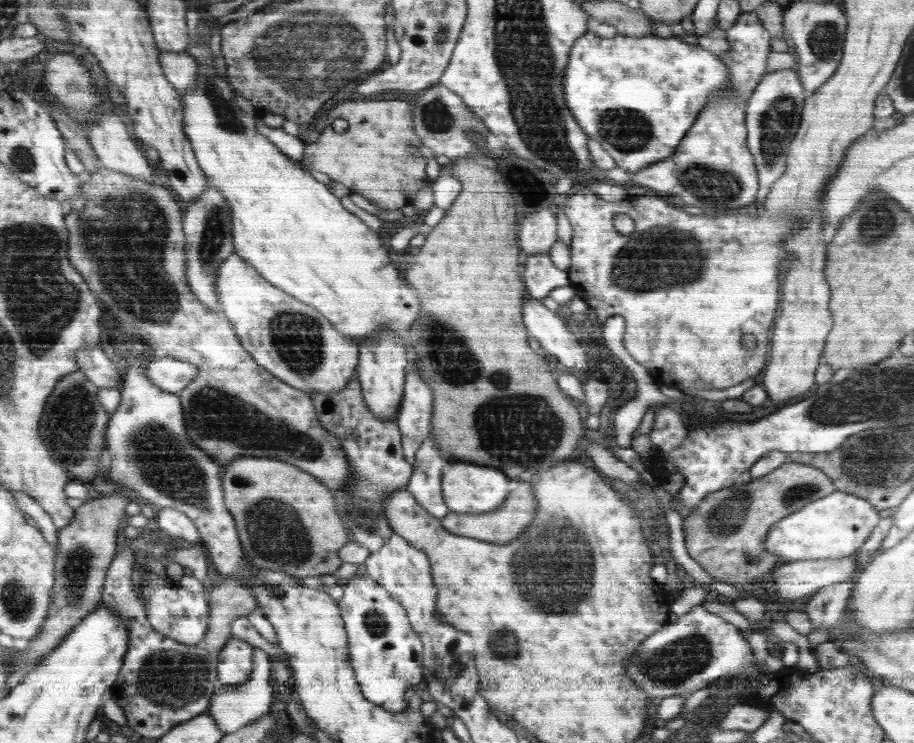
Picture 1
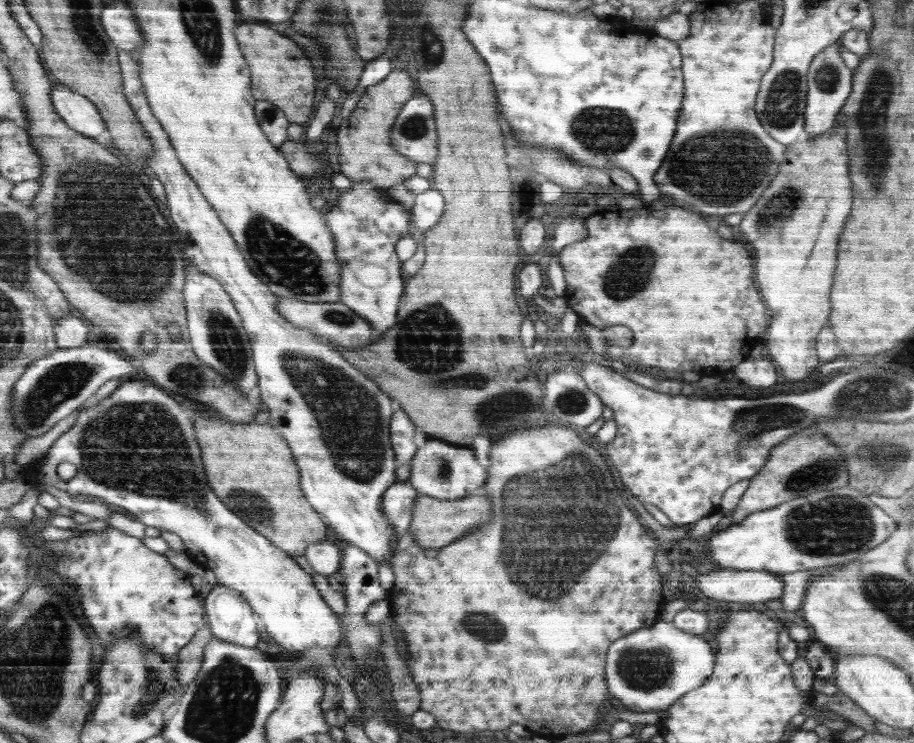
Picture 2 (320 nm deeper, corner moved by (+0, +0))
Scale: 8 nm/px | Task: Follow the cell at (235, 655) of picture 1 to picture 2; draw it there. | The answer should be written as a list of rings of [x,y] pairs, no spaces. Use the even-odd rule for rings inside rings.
[[[217,582],[205,597],[205,604],[208,625],[212,628],[214,636],[224,642],[256,648],[260,640],[259,632],[256,630],[258,619],[238,591]]]

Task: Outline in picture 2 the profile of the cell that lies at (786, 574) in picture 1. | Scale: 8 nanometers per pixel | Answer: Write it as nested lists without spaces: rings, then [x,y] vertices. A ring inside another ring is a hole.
[[[720,569],[705,574],[690,574],[698,586],[698,590],[704,596],[716,601],[725,602],[766,602],[770,599],[778,599],[783,591],[783,584],[780,574],[772,574],[764,570],[736,570]]]

